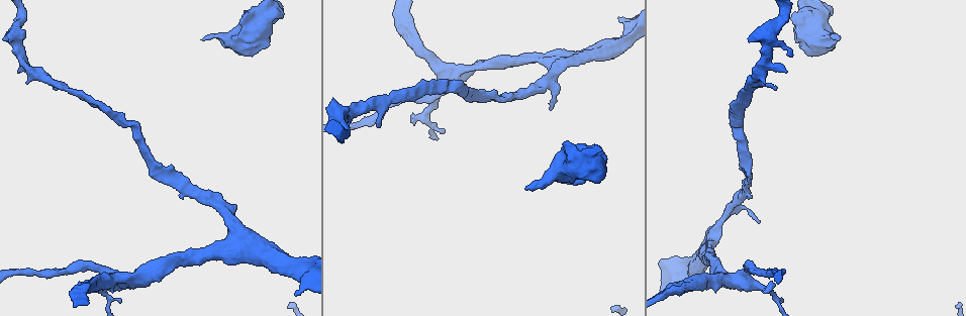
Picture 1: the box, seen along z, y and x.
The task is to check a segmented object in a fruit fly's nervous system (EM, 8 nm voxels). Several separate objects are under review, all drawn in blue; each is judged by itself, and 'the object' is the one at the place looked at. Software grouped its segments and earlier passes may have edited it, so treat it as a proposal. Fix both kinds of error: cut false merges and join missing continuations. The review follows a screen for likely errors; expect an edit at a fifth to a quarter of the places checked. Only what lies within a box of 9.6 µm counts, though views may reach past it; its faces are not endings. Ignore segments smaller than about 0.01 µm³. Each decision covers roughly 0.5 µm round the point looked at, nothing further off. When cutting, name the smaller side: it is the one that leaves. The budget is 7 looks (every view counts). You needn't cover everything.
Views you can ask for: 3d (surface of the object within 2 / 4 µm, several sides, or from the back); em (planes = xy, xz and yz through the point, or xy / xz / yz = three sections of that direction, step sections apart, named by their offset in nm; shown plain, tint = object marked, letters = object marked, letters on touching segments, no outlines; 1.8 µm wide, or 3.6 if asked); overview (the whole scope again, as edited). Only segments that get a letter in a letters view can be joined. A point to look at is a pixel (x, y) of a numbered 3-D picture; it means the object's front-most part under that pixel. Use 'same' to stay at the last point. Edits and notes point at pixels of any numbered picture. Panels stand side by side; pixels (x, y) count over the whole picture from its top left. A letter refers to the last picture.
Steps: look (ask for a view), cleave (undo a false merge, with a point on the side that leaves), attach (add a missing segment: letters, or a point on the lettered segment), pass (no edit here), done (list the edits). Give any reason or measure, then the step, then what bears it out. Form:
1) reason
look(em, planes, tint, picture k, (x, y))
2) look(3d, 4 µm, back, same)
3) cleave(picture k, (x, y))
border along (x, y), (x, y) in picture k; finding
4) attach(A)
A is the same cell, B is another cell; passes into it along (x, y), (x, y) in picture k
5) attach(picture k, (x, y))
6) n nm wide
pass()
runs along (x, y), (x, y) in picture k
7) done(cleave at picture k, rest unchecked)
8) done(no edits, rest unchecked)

branch point
look(3d, 2 µm, picture 1, (749, 86))

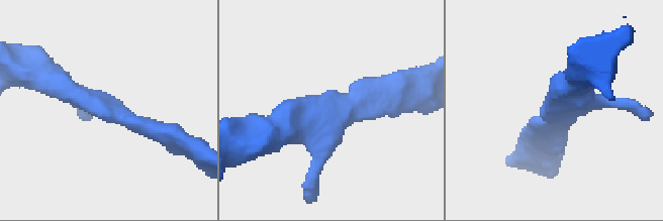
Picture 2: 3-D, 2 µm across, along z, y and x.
look(em, planes, letters, picture 2, (559, 112))

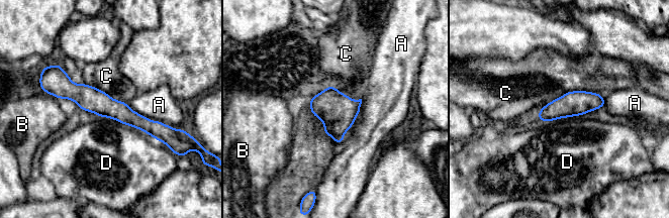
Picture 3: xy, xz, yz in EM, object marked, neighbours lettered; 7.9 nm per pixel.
pass()
A, B, C and D are other cells; border along (99, 116), (138, 128), (169, 147) in picture 3; all the same neuron

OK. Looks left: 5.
look(em, xy, step 4, tint, picture 1, (839, 40))

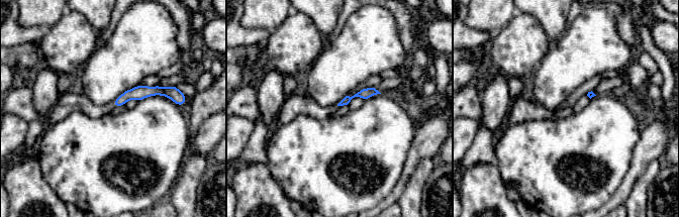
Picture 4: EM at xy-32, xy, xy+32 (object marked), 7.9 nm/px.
look(em, xy, step 4, letters, same)

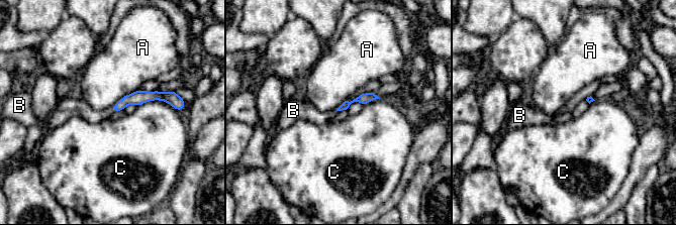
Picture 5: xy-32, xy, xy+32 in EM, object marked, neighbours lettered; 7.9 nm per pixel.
attach(B)
B is the same cell, A and C are other cells; passes into it along (139, 97), (112, 110), (81, 108) in picture 5; the neuron continues

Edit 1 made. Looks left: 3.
three arms meet
look(3d, 4 µm, picture 1, (434, 105))

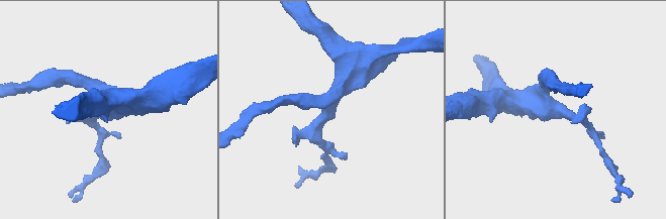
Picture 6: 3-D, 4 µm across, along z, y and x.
need the tissue
look(em, yz, step 16, tint, picture 6, (559, 110))

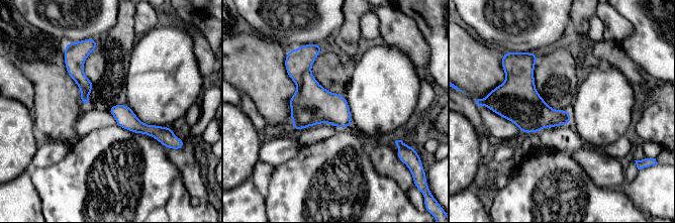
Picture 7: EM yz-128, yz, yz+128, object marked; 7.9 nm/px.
look(em, planes, letters, same)

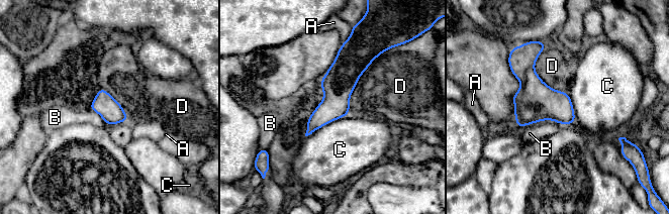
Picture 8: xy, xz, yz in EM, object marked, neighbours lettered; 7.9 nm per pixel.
pass()
A, B, C and D are other cells; border along (561, 124), (541, 120), (518, 128) in picture 8; all the same neuron

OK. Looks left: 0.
done(attach at picture 5, rest unchecked)

